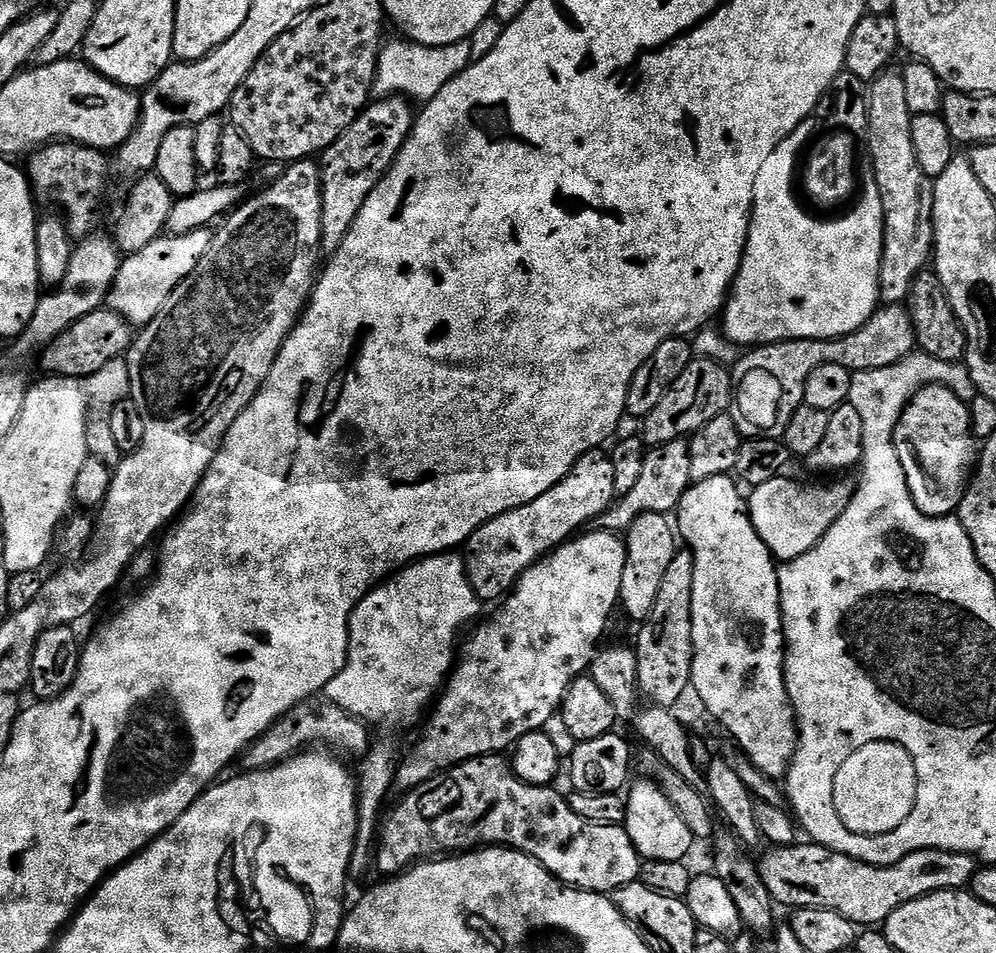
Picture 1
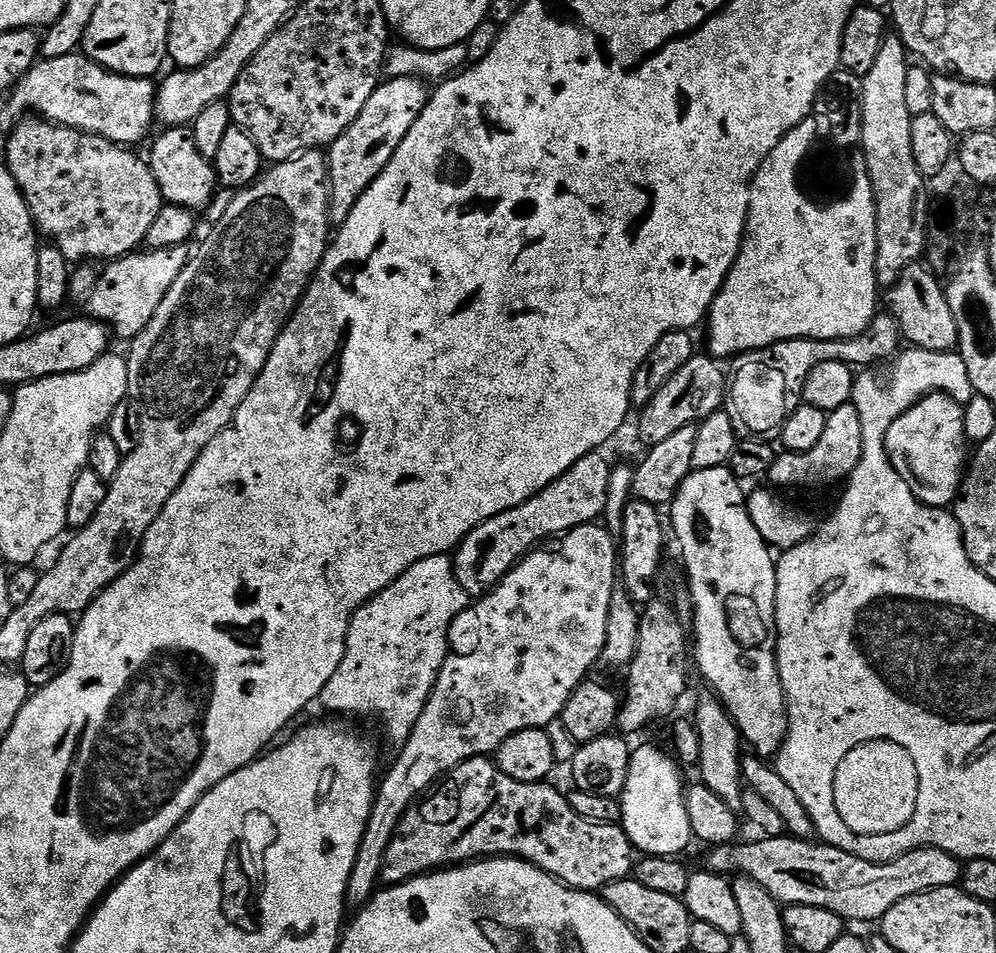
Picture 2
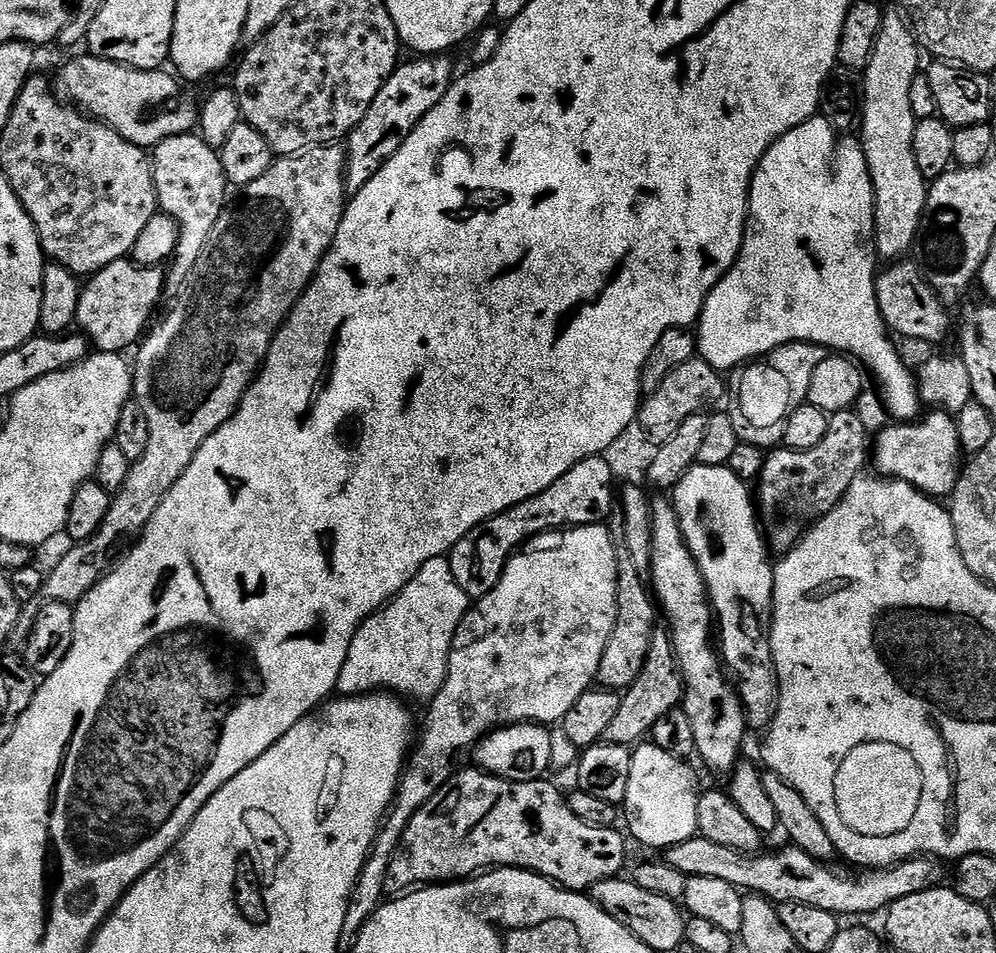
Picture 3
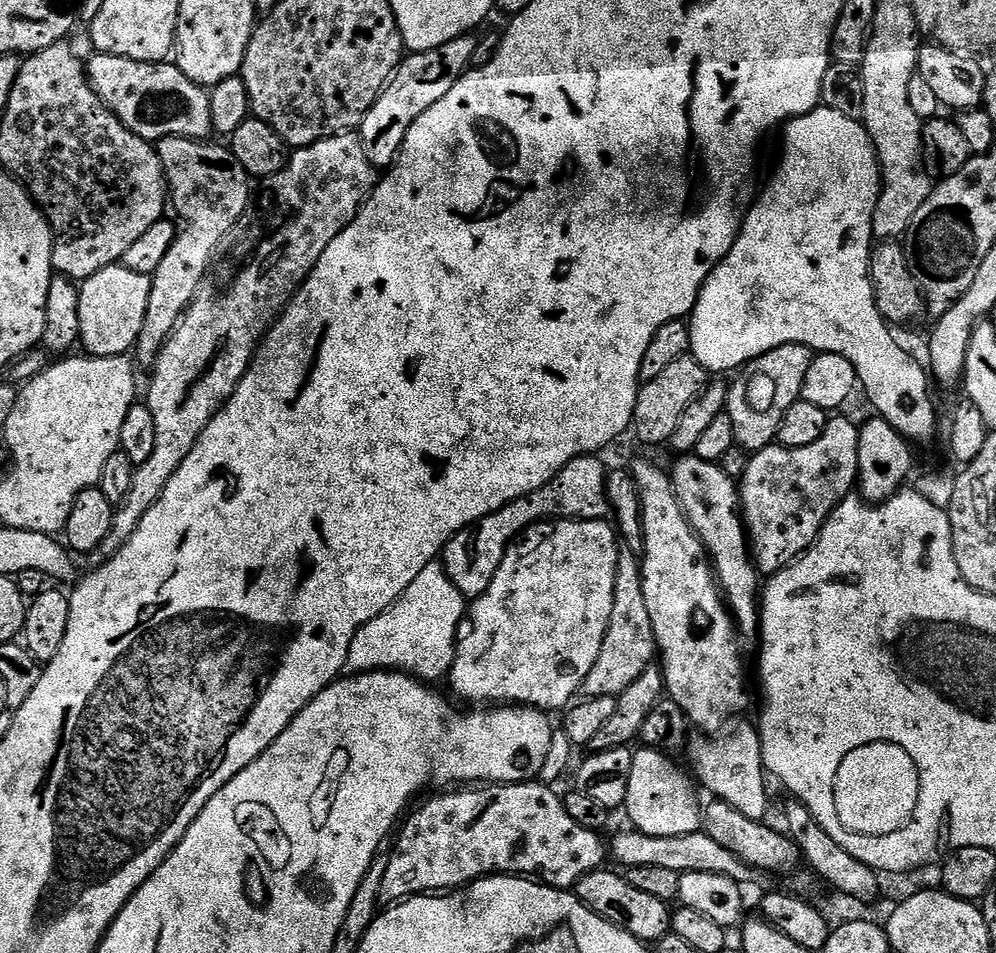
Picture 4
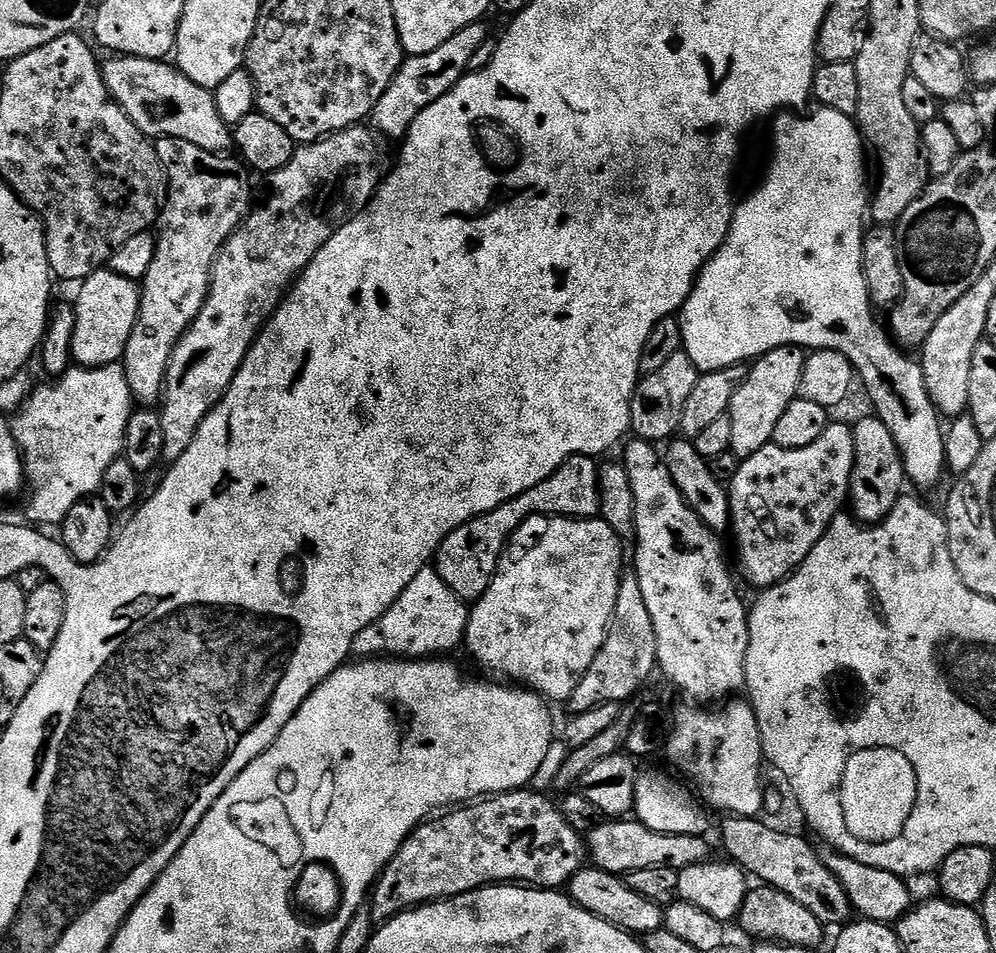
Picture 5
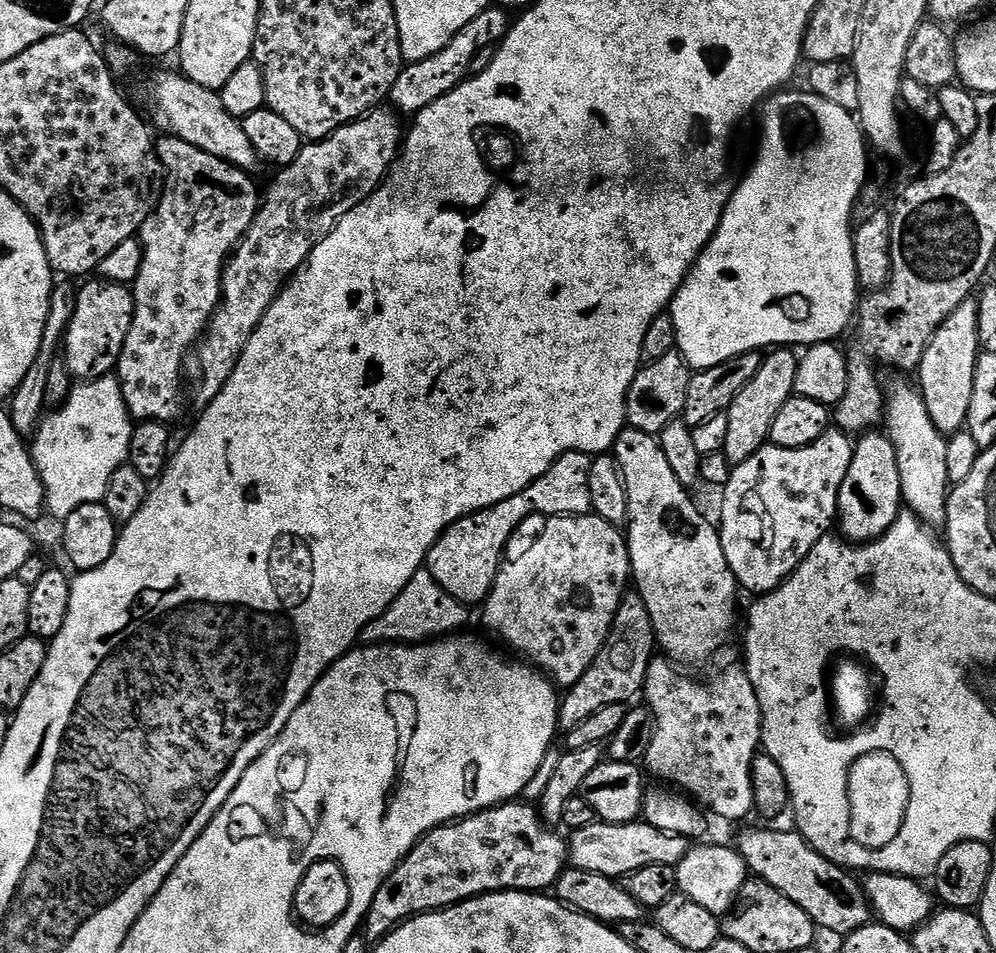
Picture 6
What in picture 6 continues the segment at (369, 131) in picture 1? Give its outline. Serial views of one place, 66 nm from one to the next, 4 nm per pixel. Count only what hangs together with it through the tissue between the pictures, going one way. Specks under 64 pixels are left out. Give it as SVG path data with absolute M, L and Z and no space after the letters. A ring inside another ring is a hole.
M500 6L482 10L482 14L478 14L478 18L470 22L470 26L462 26L462 30L454 34L452 41L442 46L442 50L438 50L438 54L430 54L430 58L413 60L401 68L390 93L391 103L396 103L395 107L401 113L415 114L426 106L438 102L438 98L442 98L447 92L453 92L469 75L470 62L474 62L474 54L478 54L478 50L483 48L499 45L504 39L510 27L507 15L509 16L509 13Z

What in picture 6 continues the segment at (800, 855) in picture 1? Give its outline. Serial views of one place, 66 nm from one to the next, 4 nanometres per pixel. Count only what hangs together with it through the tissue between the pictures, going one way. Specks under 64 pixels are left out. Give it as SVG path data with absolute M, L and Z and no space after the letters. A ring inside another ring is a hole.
M597 822L575 829L567 837L566 843L571 867L590 870L590 874L602 874L613 878L629 876L634 870L642 870L642 866L661 864L675 868L682 862L682 858L686 858L690 847L689 837L663 832L646 822L630 824Z

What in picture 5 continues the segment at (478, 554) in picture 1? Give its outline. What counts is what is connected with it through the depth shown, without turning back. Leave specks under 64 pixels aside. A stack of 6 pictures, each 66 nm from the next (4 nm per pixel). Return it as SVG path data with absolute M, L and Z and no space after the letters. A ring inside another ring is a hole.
M572 456L546 482L538 482L534 490L526 490L518 498L499 504L494 510L466 522L454 530L440 544L434 557L434 567L465 602L475 602L490 586L492 576L502 563L500 555L508 544L508 539L523 526L524 520L531 516L543 518L596 518L600 515L600 495L598 494L598 474L600 464L590 456Z

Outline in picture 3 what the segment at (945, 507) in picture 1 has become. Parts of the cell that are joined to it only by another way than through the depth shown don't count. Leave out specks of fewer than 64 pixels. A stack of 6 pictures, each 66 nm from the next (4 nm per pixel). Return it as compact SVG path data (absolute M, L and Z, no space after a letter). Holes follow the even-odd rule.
M932 410L929 416L922 417L917 424L894 424L875 433L875 471L885 478L905 480L925 496L951 497L952 491L956 489L958 469L961 467L960 456L962 457L955 419L947 411Z

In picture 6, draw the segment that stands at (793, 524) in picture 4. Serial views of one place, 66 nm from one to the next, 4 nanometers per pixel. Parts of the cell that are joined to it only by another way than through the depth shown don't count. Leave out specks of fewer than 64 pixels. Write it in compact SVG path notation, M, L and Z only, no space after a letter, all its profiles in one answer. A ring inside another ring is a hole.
M832 426L829 427L827 432L823 432L810 446L806 446L805 448L779 448L777 444L769 442L763 448L759 448L750 458L746 458L746 462L733 467L730 478L722 486L724 497L720 500L718 531L720 533L720 541L722 542L722 550L726 554L726 562L734 574L737 585L743 591L745 588L748 592L763 594L765 592L772 592L775 588L780 587L788 577L795 574L796 567L806 558L806 554L810 554L810 550L814 550L814 546L821 538L833 531L834 525L838 520L838 498L842 490L842 482L846 482L846 470L850 470L853 451L854 444L850 439L849 433L841 432L839 428Z

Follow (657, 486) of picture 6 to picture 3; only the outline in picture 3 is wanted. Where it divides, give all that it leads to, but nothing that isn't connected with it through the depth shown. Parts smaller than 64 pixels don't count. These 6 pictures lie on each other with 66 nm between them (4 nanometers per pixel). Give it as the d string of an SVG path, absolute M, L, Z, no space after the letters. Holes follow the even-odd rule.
M671 499L652 500L652 567L650 592L659 611L668 619L667 631L672 637L680 679L684 681L682 709L694 732L695 755L704 759L712 772L731 773L740 758L744 731L750 725L744 704L734 691L729 677L722 671L722 661L714 647L714 617L708 593L694 558L684 541L676 510Z

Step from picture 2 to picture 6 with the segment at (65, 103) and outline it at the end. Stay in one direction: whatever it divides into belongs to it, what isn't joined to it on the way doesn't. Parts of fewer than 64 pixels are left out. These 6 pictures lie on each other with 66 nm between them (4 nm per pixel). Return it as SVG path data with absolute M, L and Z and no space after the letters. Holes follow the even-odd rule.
M179 71L153 74L148 84L148 112L151 123L160 127L161 133L182 138L190 146L198 146L198 150L206 150L206 154L214 154L214 158L222 158L246 173L255 173L255 168L261 167L261 158L250 146L243 123L222 106L220 93L198 86L198 82Z

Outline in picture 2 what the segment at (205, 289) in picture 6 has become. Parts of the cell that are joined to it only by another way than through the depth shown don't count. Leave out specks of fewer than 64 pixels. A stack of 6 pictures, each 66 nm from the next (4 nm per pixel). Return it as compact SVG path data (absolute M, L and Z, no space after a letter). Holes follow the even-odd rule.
M191 127L164 128L156 141L153 139L150 163L152 173L160 187L160 193L169 204L177 204L180 208L201 210L218 192L218 181L213 161L208 160L198 150L192 137Z

